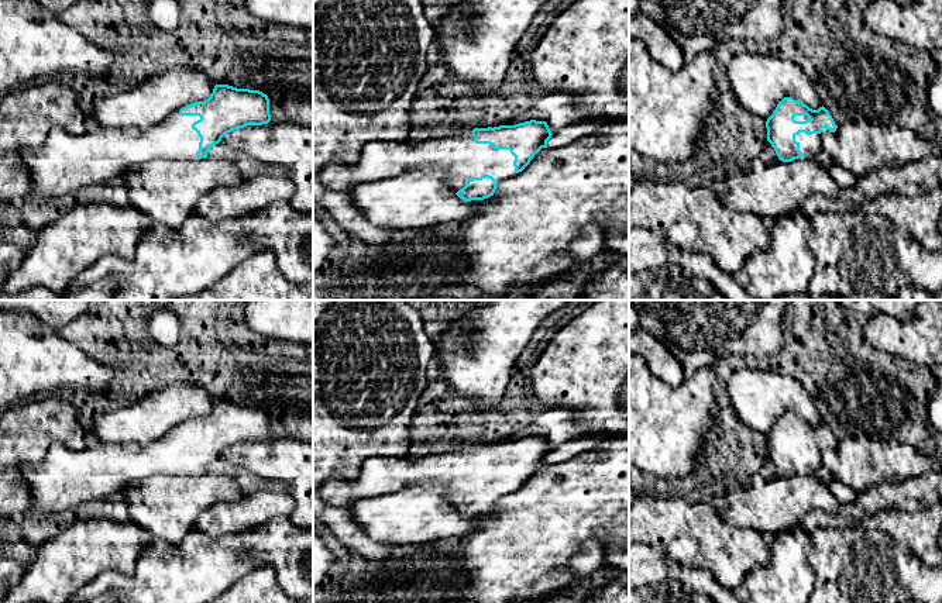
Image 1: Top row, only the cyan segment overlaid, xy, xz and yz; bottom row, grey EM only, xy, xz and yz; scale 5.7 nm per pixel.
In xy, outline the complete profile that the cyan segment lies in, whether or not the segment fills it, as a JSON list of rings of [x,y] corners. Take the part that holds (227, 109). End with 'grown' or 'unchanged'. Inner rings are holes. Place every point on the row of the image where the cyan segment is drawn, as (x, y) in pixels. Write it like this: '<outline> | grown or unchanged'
[[[216,85],[210,97],[173,111],[161,123],[148,127],[102,128],[87,121],[80,135],[54,127],[45,141],[37,147],[21,147],[20,158],[30,172],[31,189],[27,199],[59,200],[83,187],[116,182],[130,168],[155,159],[197,161],[207,158],[209,149],[221,138],[247,125],[271,121],[269,99],[259,90]]] | grown

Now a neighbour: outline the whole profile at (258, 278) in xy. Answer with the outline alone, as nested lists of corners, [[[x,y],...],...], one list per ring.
[[[261,249],[203,292],[173,300],[313,300],[313,285],[295,285],[281,272],[271,249]]]

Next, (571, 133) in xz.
[[[585,118],[582,121],[577,121],[554,132],[551,138],[547,141],[547,148],[553,151],[565,147],[582,137],[592,135],[604,124],[618,120],[619,118]]]

